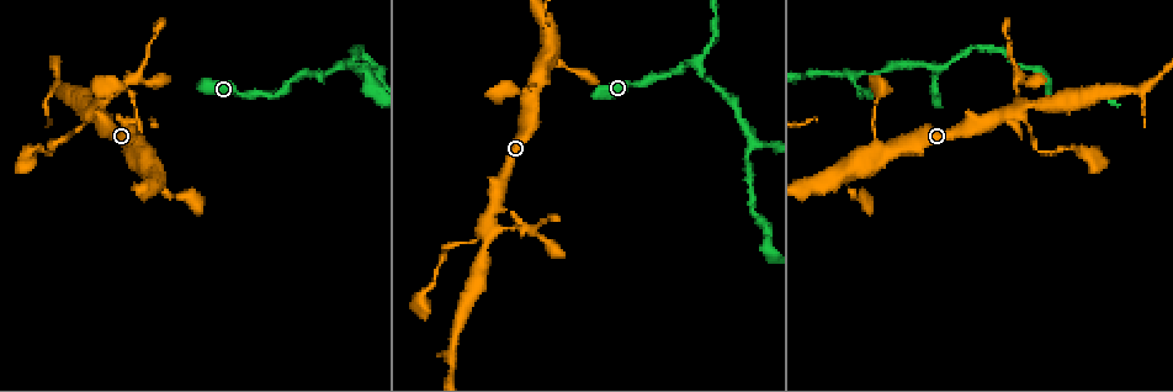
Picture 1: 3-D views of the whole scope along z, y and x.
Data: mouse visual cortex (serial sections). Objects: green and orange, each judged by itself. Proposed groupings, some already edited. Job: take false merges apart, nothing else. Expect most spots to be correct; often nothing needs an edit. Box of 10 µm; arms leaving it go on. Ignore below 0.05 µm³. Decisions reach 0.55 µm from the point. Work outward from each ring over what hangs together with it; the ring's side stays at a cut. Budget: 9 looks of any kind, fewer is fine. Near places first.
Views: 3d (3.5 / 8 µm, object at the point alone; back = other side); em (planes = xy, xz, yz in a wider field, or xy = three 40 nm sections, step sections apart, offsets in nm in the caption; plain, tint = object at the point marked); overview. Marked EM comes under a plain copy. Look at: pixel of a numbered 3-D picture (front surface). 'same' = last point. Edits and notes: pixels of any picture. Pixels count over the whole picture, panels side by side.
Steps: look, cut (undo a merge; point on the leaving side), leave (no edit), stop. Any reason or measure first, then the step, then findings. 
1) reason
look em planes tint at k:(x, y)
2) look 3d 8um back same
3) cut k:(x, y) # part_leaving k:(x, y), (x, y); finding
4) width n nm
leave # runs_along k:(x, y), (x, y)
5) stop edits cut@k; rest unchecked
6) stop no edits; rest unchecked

calibre changes
look 3d 8um at 1:(1018, 80)

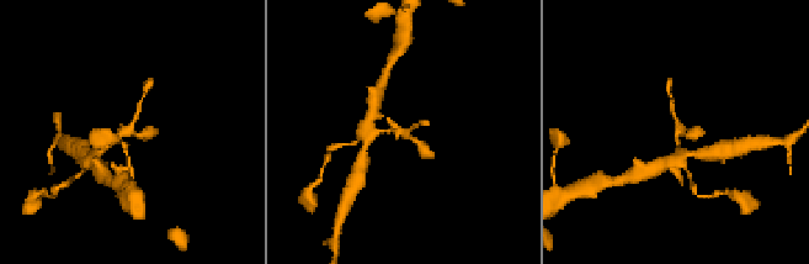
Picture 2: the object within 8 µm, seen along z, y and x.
look em planes tint same

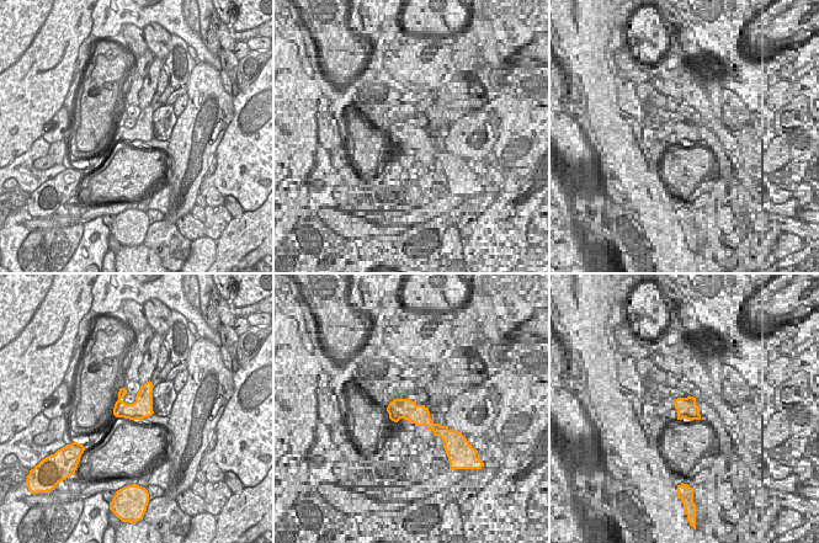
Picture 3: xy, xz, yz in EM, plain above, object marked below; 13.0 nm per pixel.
leave # runs_along 2:(379, 132), (403, 131), (434, 156); all the same cell

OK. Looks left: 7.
three-way junction
look 3d 8um at 1:(850, 80)

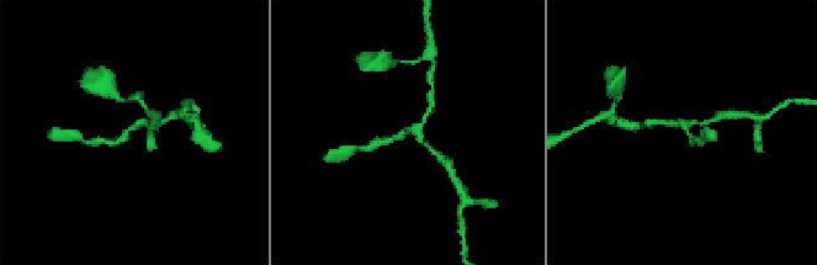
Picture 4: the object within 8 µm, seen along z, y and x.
look 3d 3.5um same

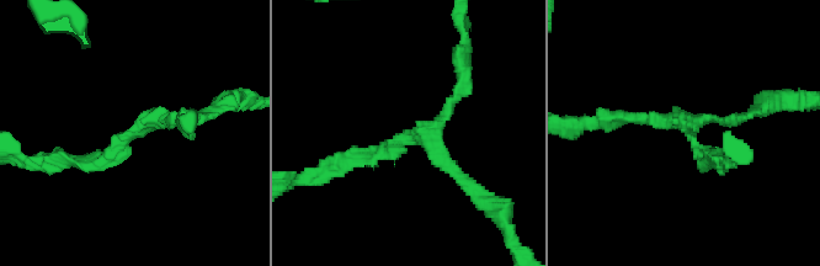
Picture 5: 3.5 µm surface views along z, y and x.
need the tissue
look em xy step 2 tint at 5:(421, 135)

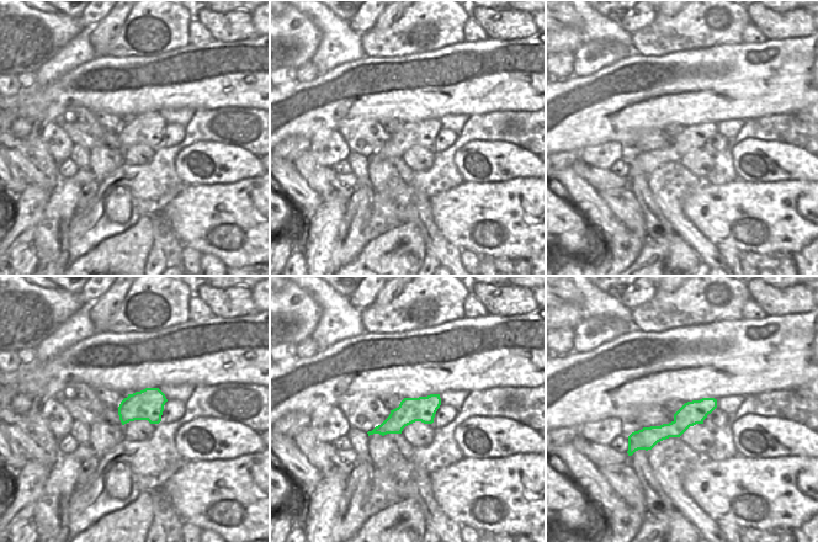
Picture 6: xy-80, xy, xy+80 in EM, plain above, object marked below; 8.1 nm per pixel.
leave # runs_along 6:(713, 402), (631, 448); all the same cell

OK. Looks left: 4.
a narrow waist
look 3d 3.5um back at 1:(752, 143)

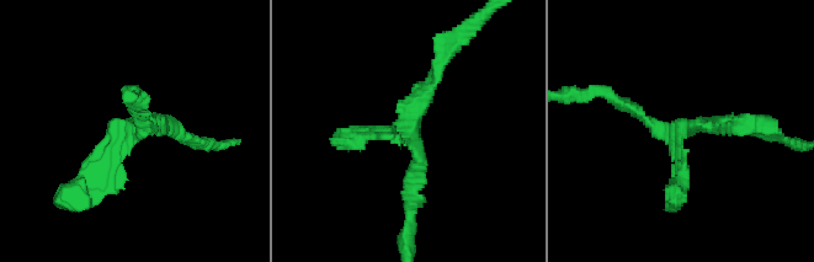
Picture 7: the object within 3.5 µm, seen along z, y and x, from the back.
look em xy step 2 tint at 7:(679, 131)

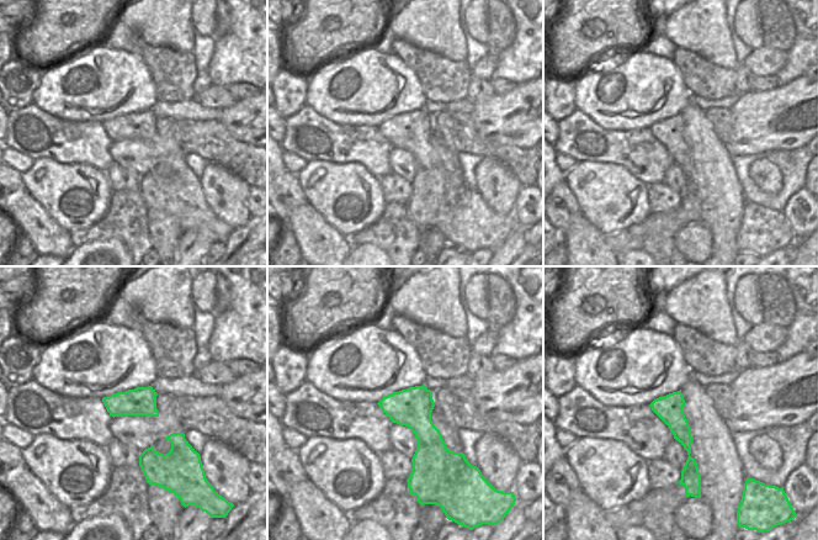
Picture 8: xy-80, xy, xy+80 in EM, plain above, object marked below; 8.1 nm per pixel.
cut it another way
look em xy step 1 tint same

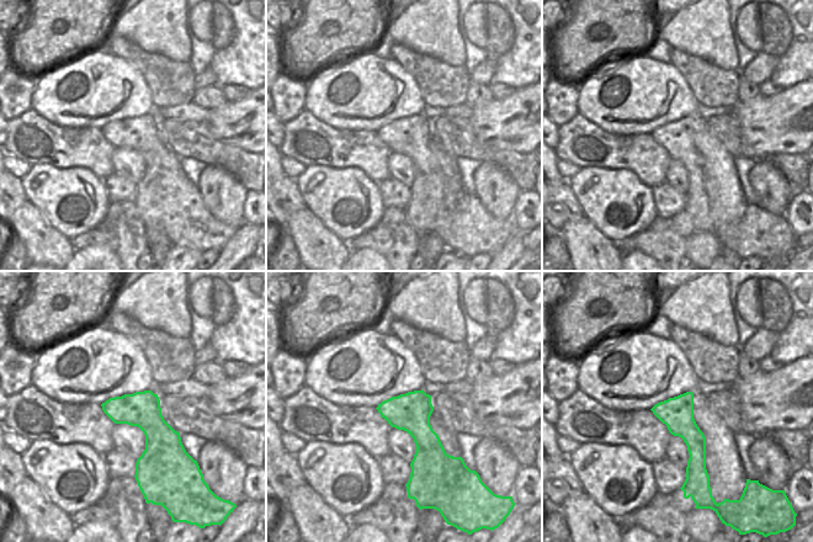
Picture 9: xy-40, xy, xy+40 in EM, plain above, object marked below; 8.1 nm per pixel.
leave # runs_along 7:(439, 67), (408, 129), (411, 202); one cell here

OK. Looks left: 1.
stop no edits; rest unchecked

